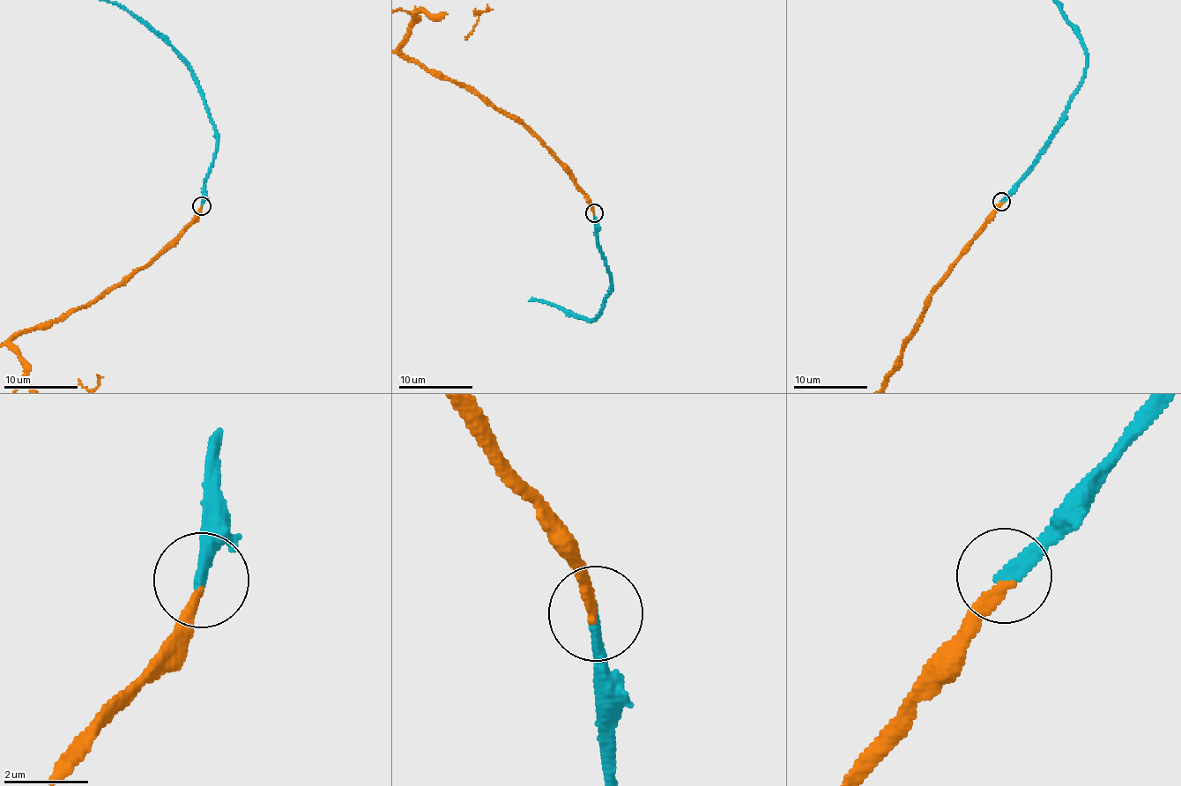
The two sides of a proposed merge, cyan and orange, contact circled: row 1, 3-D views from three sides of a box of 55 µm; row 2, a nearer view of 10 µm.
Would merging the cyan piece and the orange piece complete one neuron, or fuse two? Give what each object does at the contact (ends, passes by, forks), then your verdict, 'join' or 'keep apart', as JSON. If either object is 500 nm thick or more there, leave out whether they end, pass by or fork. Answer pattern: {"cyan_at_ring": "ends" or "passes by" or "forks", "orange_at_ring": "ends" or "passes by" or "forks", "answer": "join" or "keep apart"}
{"cyan_at_ring": "ends", "orange_at_ring": "ends", "answer": "join"}

